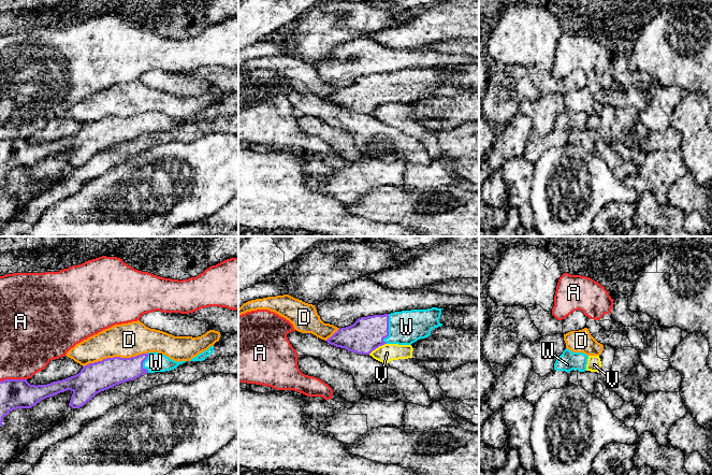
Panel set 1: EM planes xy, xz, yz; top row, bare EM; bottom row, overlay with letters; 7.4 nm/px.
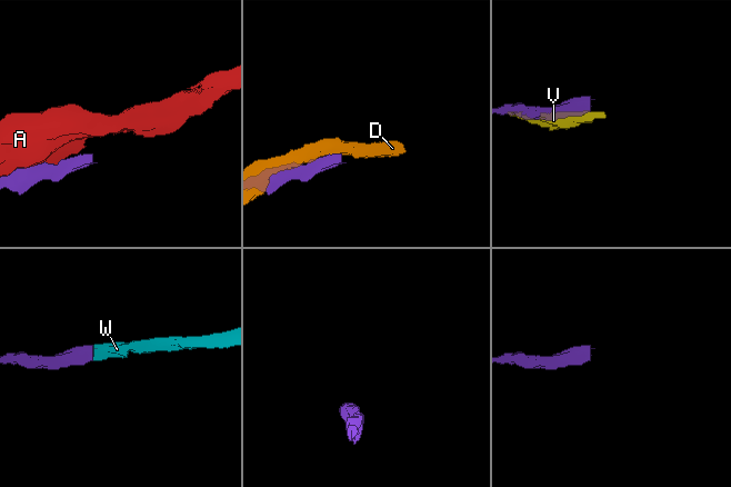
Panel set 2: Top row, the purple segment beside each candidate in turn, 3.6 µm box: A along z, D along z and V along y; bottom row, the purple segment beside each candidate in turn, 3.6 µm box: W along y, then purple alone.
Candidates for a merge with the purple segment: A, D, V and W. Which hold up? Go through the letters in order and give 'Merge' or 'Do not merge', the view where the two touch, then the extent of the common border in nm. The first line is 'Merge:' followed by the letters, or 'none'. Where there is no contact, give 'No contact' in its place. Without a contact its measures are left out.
Merge: W
A: Do not merge. Touches purple in xy. Shared border 200 nm
D: Do not merge. Touches purple in xy. Shared border 500 nm
V: Do not merge. Touches purple in xz. Shared border 160 nm
W: Merge. Touches purple in xz. Shared border 220 nm

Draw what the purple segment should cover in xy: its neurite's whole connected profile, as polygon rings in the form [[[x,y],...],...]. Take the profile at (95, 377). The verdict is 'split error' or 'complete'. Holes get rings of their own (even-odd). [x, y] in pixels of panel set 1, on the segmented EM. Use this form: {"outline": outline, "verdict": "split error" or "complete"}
{"outline": [[[151,351],[131,358],[114,357],[89,363],[78,374],[47,385],[30,385],[27,379],[4,379],[0,382],[0,427],[3,417],[13,409],[31,408],[60,392],[71,390],[73,394],[69,406],[79,408],[101,391],[134,380],[146,373],[171,371],[185,362]]], "verdict": "split error"}

